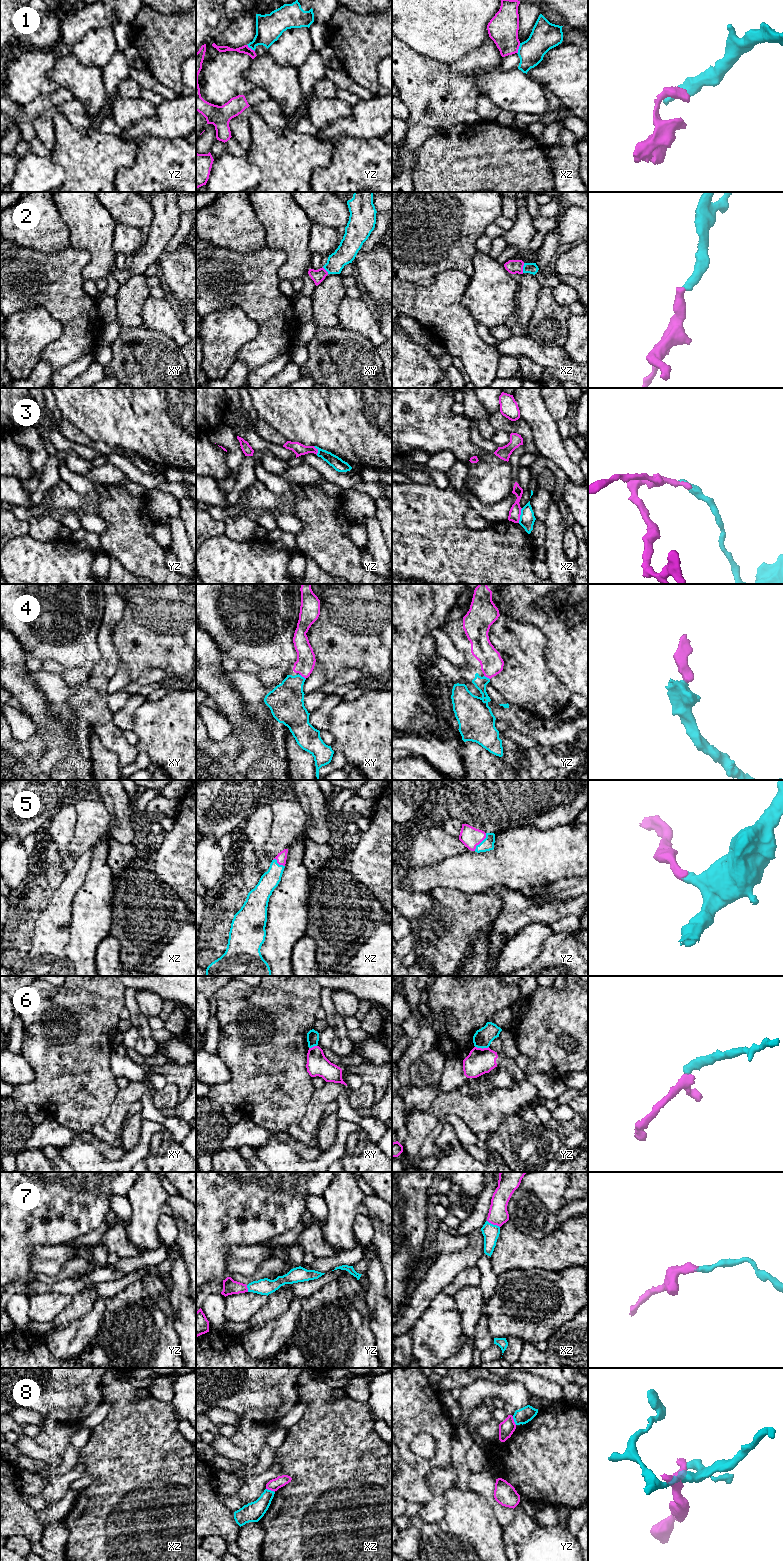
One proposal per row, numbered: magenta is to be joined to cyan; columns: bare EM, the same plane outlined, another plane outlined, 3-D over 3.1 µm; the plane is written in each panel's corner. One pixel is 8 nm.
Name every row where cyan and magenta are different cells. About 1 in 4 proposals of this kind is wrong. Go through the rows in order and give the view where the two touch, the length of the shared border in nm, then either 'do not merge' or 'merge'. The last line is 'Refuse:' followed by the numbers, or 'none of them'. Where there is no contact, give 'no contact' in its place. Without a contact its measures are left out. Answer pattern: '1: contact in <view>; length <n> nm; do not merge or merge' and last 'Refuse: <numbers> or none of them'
1: contact in xz; length 90 nm; do not merge
2: contact in xz; length 80 nm; merge
3: contact in xz; length 120 nm; do not merge
4: contact in xy; length 60 nm; merge
5: contact in yz; length 170 nm; merge
6: contact in yz; length 110 nm; do not merge
7: contact in xz; length 120 nm; merge
8: contact in xz; length 80 nm; do not merge
Refuse: 1, 3, 6, 8

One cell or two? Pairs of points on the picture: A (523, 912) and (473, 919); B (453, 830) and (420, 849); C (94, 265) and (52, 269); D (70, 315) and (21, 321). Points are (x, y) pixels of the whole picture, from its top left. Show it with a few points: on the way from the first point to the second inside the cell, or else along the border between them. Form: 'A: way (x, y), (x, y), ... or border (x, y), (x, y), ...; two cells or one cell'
A: border (493, 893), (501, 900), (501, 913), (489, 933); two cells
B: border (441, 826), (447, 833), (458, 838); two cells
C: border (71, 246), (88, 253), (84, 279); two cells
D: border (30, 308), (43, 307), (61, 324), (57, 340); two cells

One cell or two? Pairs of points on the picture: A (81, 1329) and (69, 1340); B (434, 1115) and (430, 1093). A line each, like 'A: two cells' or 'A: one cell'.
A: one cell
B: two cells

